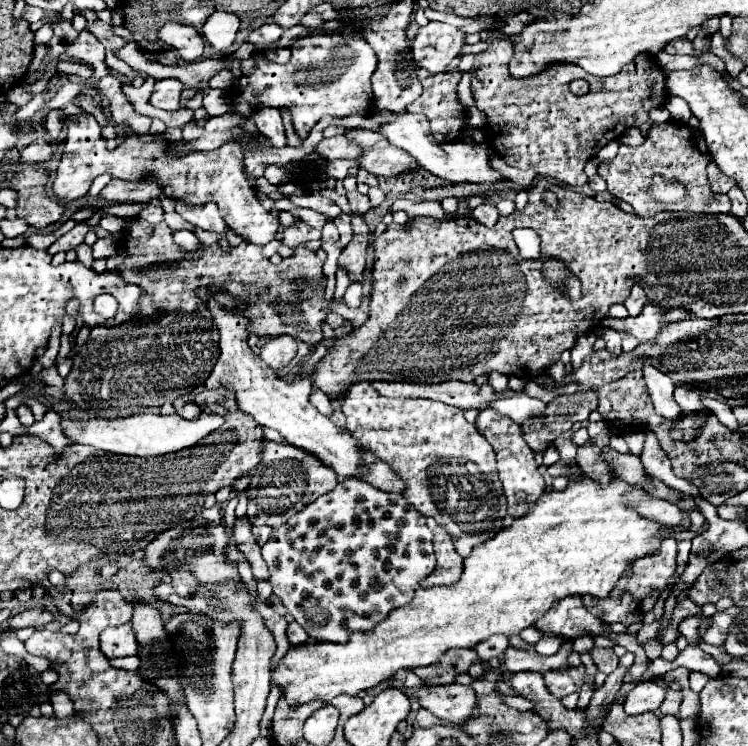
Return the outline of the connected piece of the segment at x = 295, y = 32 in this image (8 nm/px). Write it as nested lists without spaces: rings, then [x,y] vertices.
[[[301,24],[293,26],[285,30],[284,32],[285,33],[283,34],[283,36],[274,44],[286,47],[292,42],[292,40],[309,34],[308,27],[305,27]]]

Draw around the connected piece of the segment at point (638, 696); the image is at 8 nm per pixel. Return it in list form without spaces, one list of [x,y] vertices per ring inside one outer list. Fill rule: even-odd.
[[[640,682],[632,692],[628,692],[624,702],[626,714],[642,714],[642,712],[654,712],[666,696],[666,690],[656,686],[654,682]]]

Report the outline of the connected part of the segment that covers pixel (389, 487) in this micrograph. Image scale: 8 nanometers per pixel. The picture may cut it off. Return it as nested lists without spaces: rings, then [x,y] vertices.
[[[370,458],[370,474],[366,474],[366,478],[372,486],[378,486],[380,490],[386,492],[396,492],[402,490],[402,482],[398,482],[398,478],[394,478],[394,472],[390,470],[390,466],[386,466],[384,462],[374,462],[374,458]]]

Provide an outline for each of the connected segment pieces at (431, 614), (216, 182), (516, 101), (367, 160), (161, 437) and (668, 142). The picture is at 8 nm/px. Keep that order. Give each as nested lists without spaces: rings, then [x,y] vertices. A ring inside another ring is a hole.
[[[582,472],[582,478],[580,478],[580,480],[570,480],[570,482],[568,482],[568,488],[566,488],[564,492],[554,492],[554,490],[552,490],[552,492],[548,492],[548,494],[542,494],[542,498],[538,500],[538,506],[534,506],[534,510],[530,510],[530,514],[526,514],[524,518],[514,520],[510,526],[502,528],[494,538],[486,540],[484,544],[478,544],[478,546],[472,550],[472,554],[470,554],[468,558],[464,558],[464,574],[462,574],[462,578],[460,578],[454,586],[418,588],[410,604],[392,610],[390,616],[388,616],[384,622],[380,622],[372,632],[358,632],[358,634],[352,634],[346,644],[316,642],[316,644],[306,644],[306,646],[294,646],[294,648],[290,648],[290,650],[286,652],[286,656],[276,664],[276,670],[274,670],[274,674],[272,674],[272,682],[276,682],[276,684],[282,688],[284,696],[286,696],[286,700],[288,700],[290,704],[304,704],[304,702],[310,702],[310,700],[314,700],[314,698],[320,698],[320,700],[328,702],[328,700],[336,698],[338,694],[356,696],[360,690],[368,690],[368,688],[380,684],[382,680],[394,676],[394,674],[396,674],[398,670],[402,670],[402,668],[414,670],[414,668],[420,668],[420,666],[430,666],[430,664],[434,664],[438,658],[442,658],[442,654],[446,654],[446,652],[452,650],[452,648],[474,648],[478,642],[490,638],[492,634],[514,636],[514,634],[518,634],[520,630],[532,626],[538,618],[542,618],[542,616],[552,608],[554,602],[558,602],[558,600],[562,600],[562,598],[566,598],[566,596],[586,596],[586,594],[590,594],[590,596],[594,596],[594,598],[606,598],[606,596],[610,596],[610,592],[612,592],[612,588],[616,586],[618,578],[622,576],[626,564],[628,564],[630,560],[638,560],[638,558],[642,558],[642,556],[656,554],[658,548],[660,548],[660,540],[662,540],[658,534],[660,534],[660,530],[668,530],[668,526],[660,526],[660,524],[656,524],[656,522],[644,520],[644,518],[640,518],[638,514],[634,514],[634,510],[628,510],[628,508],[626,508],[626,504],[624,504],[624,500],[622,500],[622,494],[624,494],[628,488],[630,488],[630,486],[628,486],[626,482],[622,482],[622,480],[612,480],[610,486],[602,490],[602,488],[598,488],[598,484],[596,484],[594,480],[590,480],[590,478]]]
[[[92,114],[68,116],[66,128],[68,128],[68,140],[52,186],[54,194],[60,200],[72,202],[86,196],[92,180],[100,174],[110,174],[112,178],[120,180],[154,178],[162,194],[178,202],[190,206],[200,206],[206,204],[208,200],[216,202],[218,208],[224,212],[224,222],[228,224],[228,228],[238,232],[246,242],[264,246],[276,238],[278,218],[268,210],[264,210],[264,206],[256,198],[256,190],[248,184],[244,172],[244,150],[240,142],[236,140],[224,142],[218,150],[212,152],[196,150],[176,156],[170,152],[172,144],[166,142],[162,136],[154,136],[156,140],[152,142],[144,142],[142,136],[128,136],[116,150],[108,150],[104,146],[104,138],[100,136],[98,122]]]
[[[498,40],[478,54],[472,66],[472,94],[476,106],[488,116],[484,132],[490,146],[508,166],[520,170],[534,168],[536,174],[556,178],[570,186],[588,182],[584,164],[594,152],[606,146],[606,142],[620,138],[626,128],[636,126],[646,136],[652,126],[648,110],[666,104],[666,76],[650,54],[638,54],[624,70],[610,77],[586,74],[576,64],[552,64],[540,74],[514,78],[506,72],[506,64],[498,60],[494,50],[498,50]],[[574,78],[585,78],[590,85],[588,94],[576,96],[570,92],[568,84]]]
[[[352,128],[346,130],[342,136],[360,146],[362,154],[356,158],[356,162],[360,164],[360,168],[368,170],[370,174],[392,178],[418,166],[414,158],[410,158],[410,154],[398,150],[396,146],[390,146],[386,138],[380,138],[372,130]]]
[[[134,414],[126,418],[86,418],[86,420],[74,420],[74,418],[60,418],[60,426],[70,438],[70,442],[76,444],[88,444],[98,450],[110,452],[110,454],[126,454],[126,456],[160,456],[178,452],[182,448],[190,448],[198,444],[206,434],[216,430],[224,423],[224,419],[216,414],[200,414],[196,420],[184,420],[178,414],[172,416],[156,416],[156,414]]]
[[[668,120],[664,124],[654,124],[642,146],[632,148],[632,146],[620,144],[618,154],[612,160],[606,160],[600,164],[598,174],[606,180],[608,192],[612,196],[632,204],[636,216],[640,216],[640,218],[654,216],[660,210],[690,210],[690,212],[698,212],[698,214],[728,214],[730,212],[728,196],[712,192],[710,182],[708,182],[706,166],[710,164],[710,160],[712,160],[712,156],[704,144],[700,130],[694,130],[688,124],[682,124],[676,120]],[[654,174],[684,180],[688,194],[686,194],[686,200],[682,202],[682,208],[678,208],[678,204],[652,202],[652,198],[648,196],[648,184]]]

